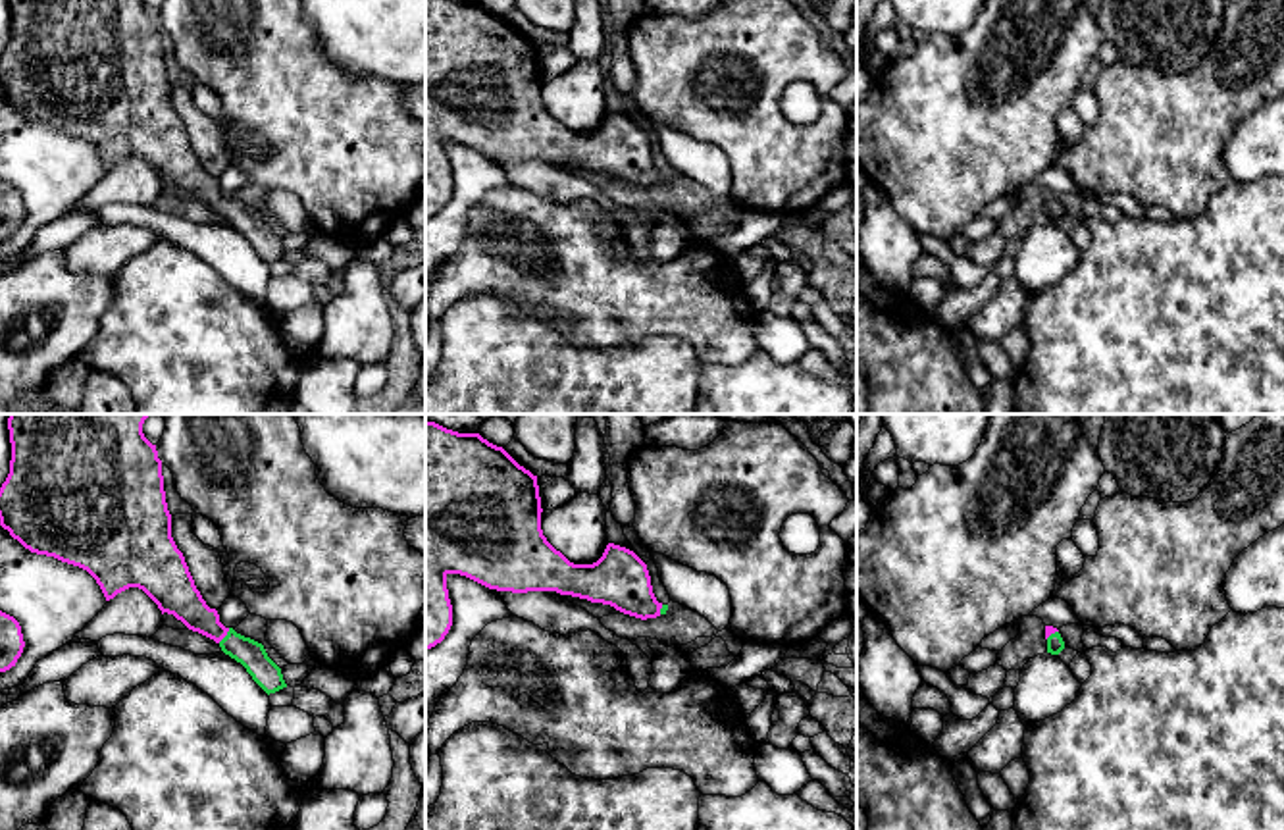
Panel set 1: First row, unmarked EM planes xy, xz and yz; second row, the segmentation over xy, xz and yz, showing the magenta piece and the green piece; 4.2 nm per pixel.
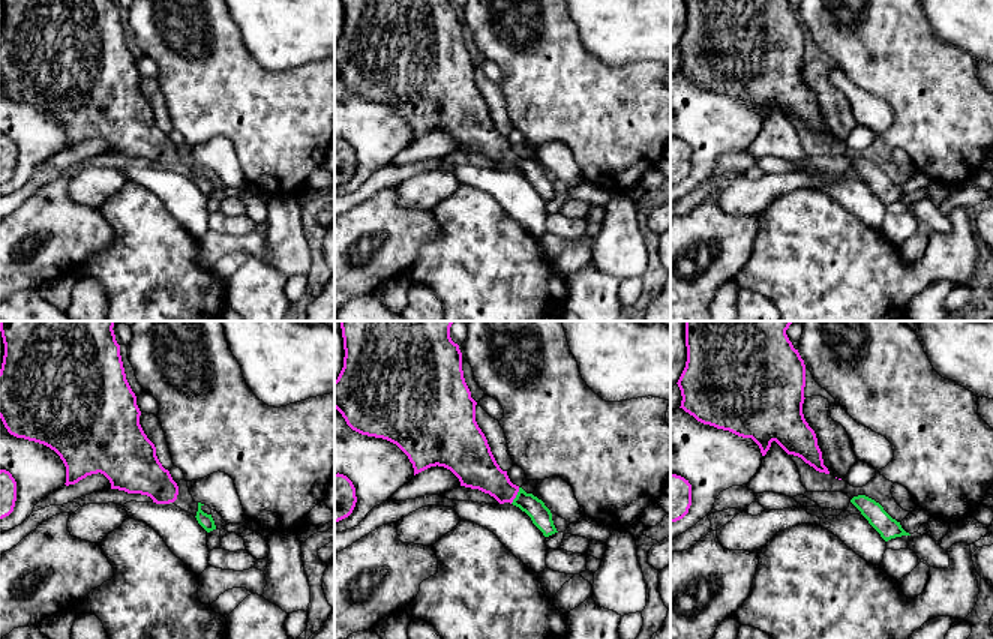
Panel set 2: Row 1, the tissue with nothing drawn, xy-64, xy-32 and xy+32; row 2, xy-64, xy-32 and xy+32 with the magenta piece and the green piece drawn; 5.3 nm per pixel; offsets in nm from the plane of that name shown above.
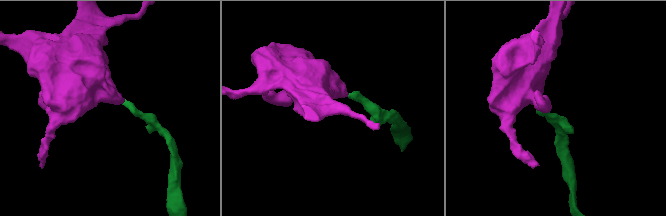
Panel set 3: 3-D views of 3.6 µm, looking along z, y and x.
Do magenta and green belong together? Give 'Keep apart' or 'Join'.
Join

